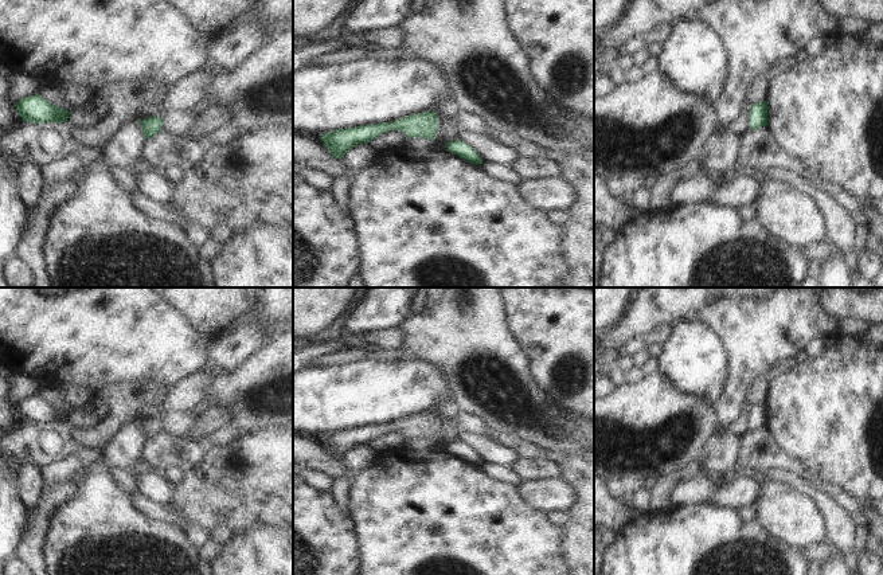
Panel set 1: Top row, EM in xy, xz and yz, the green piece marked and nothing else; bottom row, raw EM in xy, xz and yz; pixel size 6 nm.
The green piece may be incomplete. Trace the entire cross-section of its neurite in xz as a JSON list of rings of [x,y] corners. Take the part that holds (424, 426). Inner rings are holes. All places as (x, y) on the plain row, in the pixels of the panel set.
[[[425,412],[410,415],[391,423],[379,423],[376,426],[360,426],[358,429],[344,429],[324,434],[319,441],[324,445],[333,459],[343,461],[347,451],[358,445],[368,445],[379,435],[388,431],[399,431],[407,439],[430,439],[438,430],[438,414]]]

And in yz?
[[[758,403],[750,408],[750,431],[758,430],[767,426],[767,403]]]

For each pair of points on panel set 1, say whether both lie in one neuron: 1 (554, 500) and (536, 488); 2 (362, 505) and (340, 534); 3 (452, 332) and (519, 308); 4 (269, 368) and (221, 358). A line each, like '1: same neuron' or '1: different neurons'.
1: same neuron
2: different neurons
3: different neurons
4: different neurons

